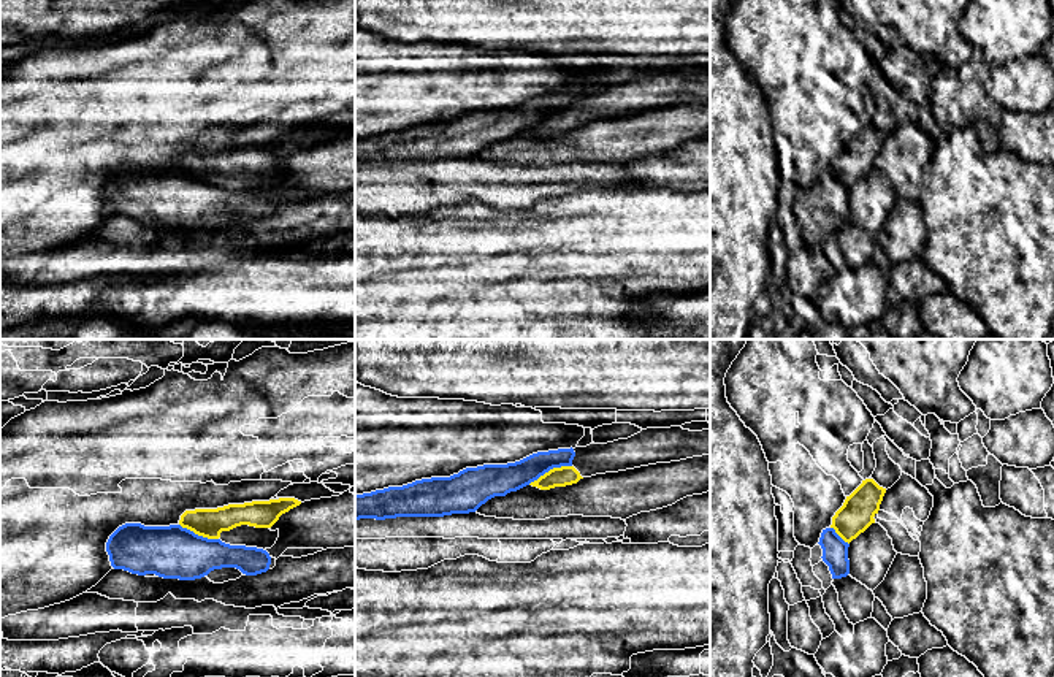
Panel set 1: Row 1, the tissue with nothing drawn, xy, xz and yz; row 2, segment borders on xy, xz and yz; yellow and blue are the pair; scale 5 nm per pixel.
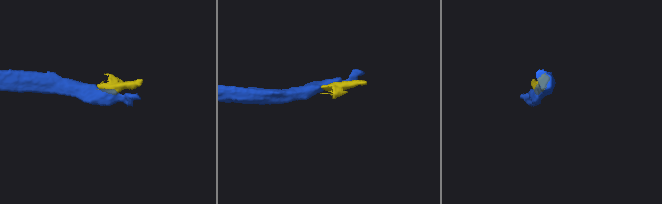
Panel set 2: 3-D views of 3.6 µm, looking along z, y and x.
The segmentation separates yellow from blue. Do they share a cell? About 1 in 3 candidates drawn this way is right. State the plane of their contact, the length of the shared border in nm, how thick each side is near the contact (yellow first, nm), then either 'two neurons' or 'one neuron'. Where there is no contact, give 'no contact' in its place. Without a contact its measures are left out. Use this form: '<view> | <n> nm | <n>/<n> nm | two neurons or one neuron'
xz | 240 nm | 100/150 nm | two neurons

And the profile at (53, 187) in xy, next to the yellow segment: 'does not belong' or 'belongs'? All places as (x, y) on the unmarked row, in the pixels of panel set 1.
does not belong

